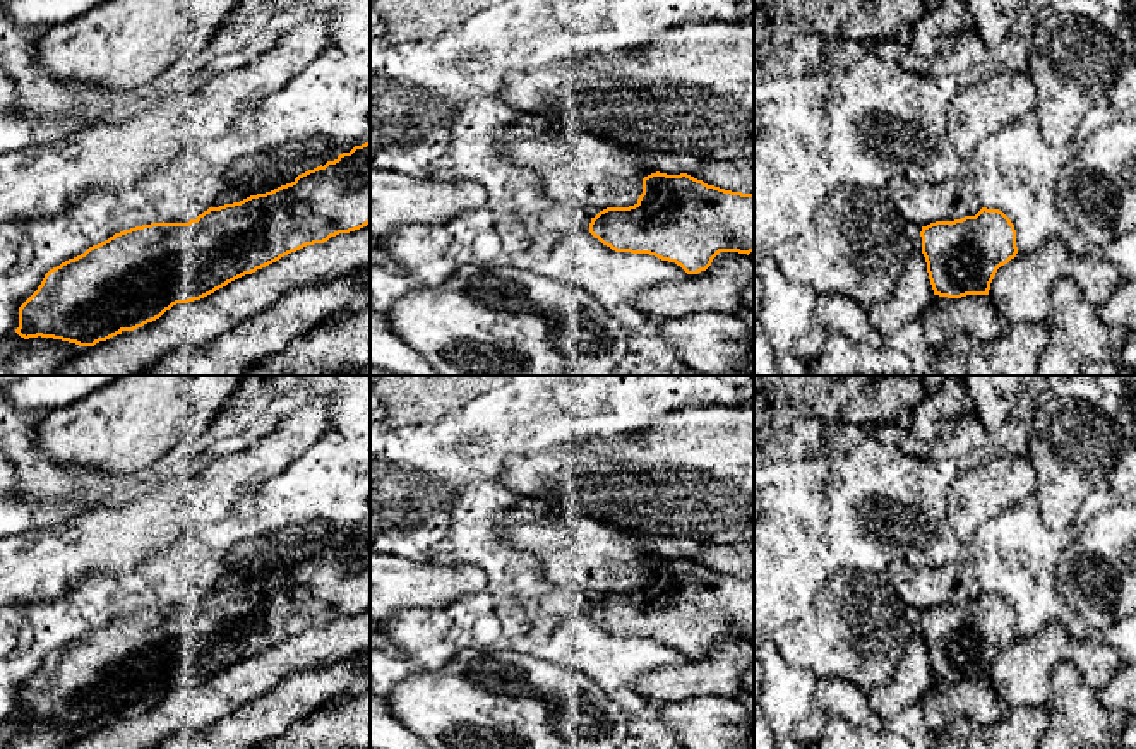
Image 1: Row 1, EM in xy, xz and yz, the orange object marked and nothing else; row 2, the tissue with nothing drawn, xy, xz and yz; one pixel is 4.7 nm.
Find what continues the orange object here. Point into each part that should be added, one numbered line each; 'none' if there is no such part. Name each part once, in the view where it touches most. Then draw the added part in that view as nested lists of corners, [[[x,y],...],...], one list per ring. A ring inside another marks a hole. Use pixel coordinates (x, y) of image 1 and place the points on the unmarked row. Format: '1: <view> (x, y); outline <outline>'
none

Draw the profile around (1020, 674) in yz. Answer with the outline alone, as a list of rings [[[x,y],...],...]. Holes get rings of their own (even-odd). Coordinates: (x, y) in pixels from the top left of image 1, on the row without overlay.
[[[1052,620],[1045,624],[1040,632],[1018,638],[997,653],[989,679],[1006,708],[1047,706],[1050,698],[1050,670],[1066,656],[1069,641],[1071,638],[1066,626],[1059,620]]]

